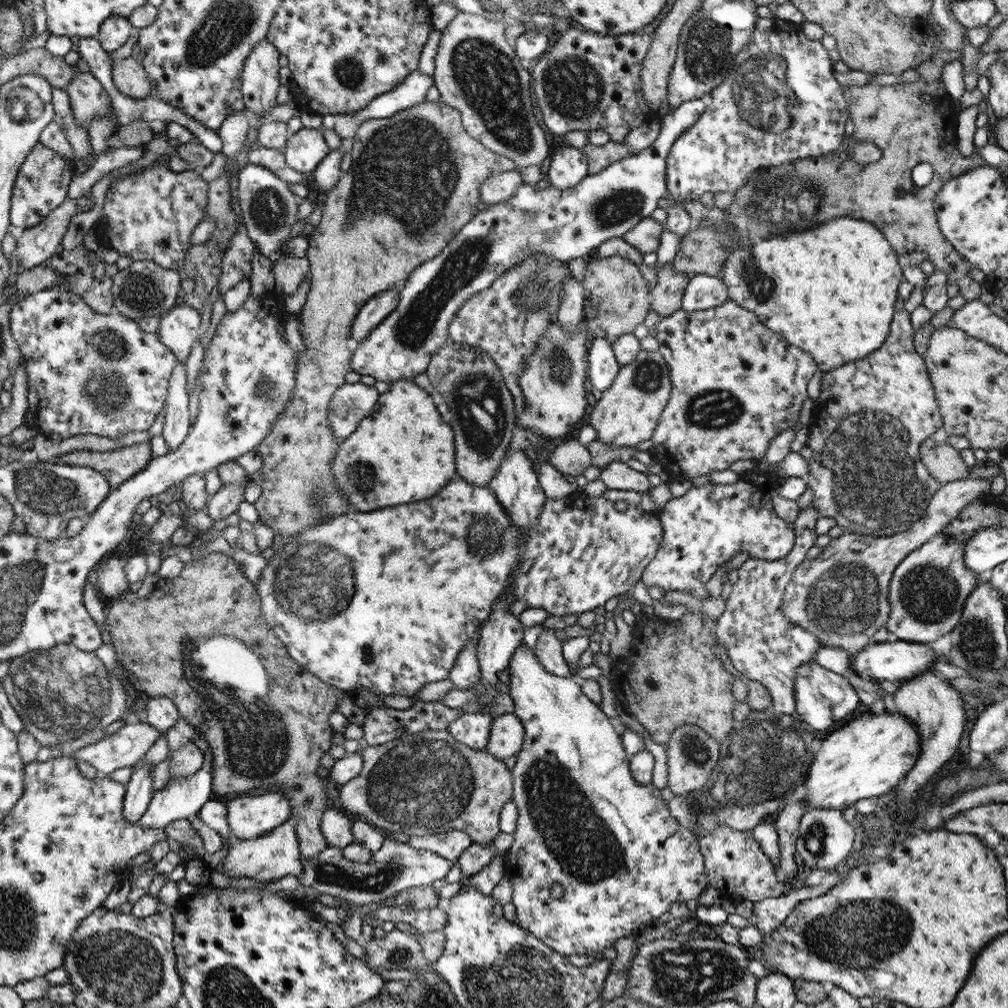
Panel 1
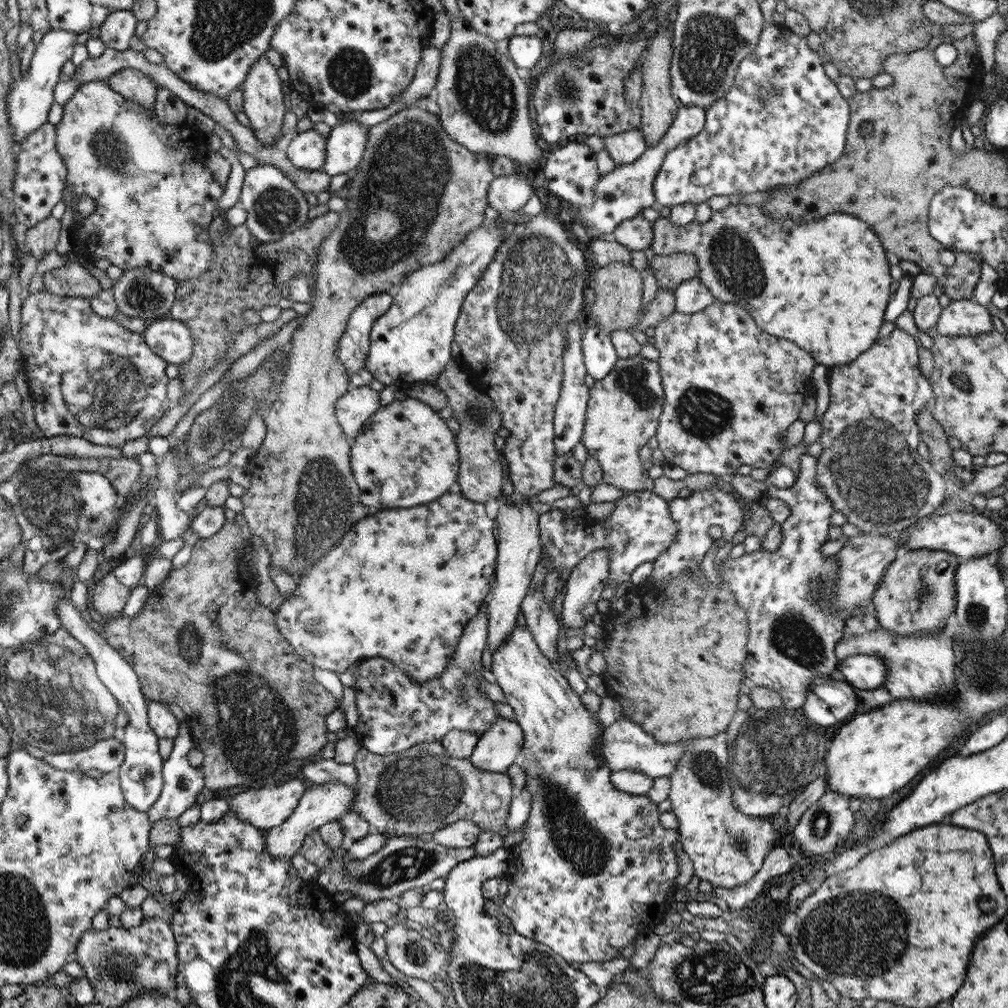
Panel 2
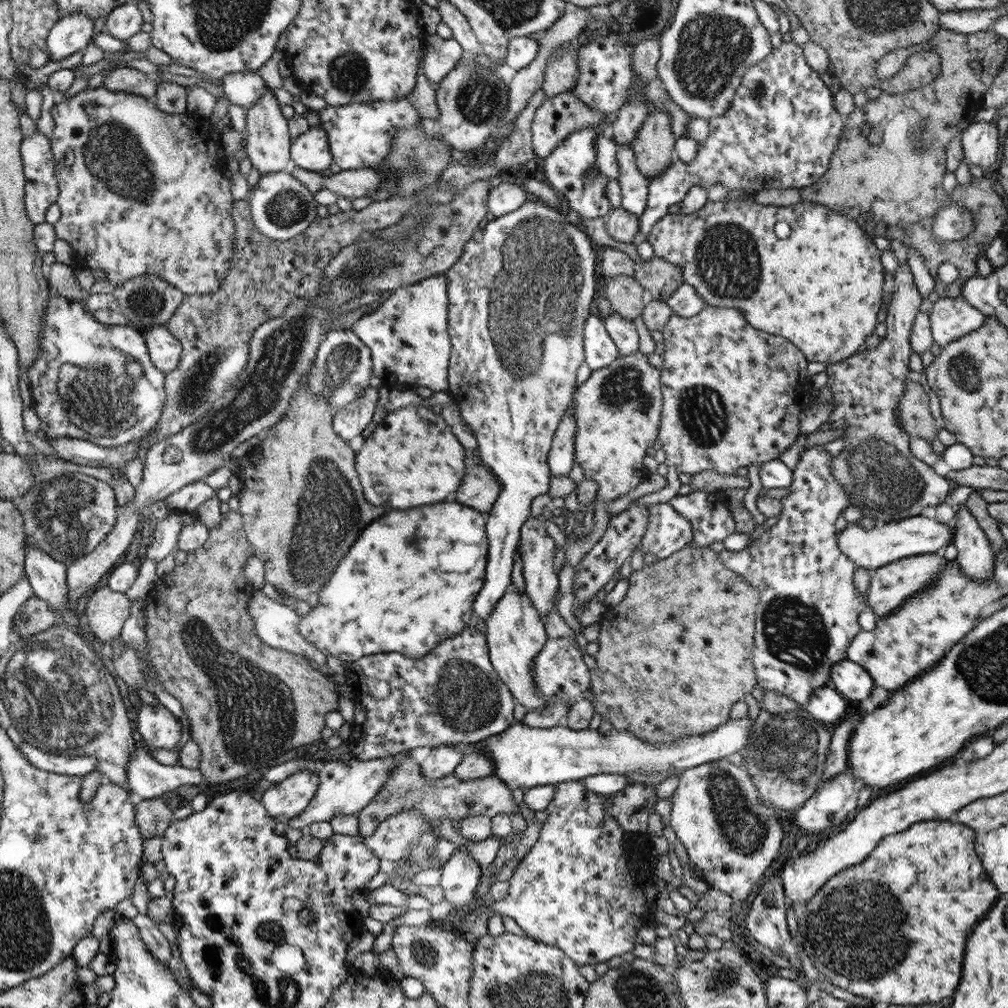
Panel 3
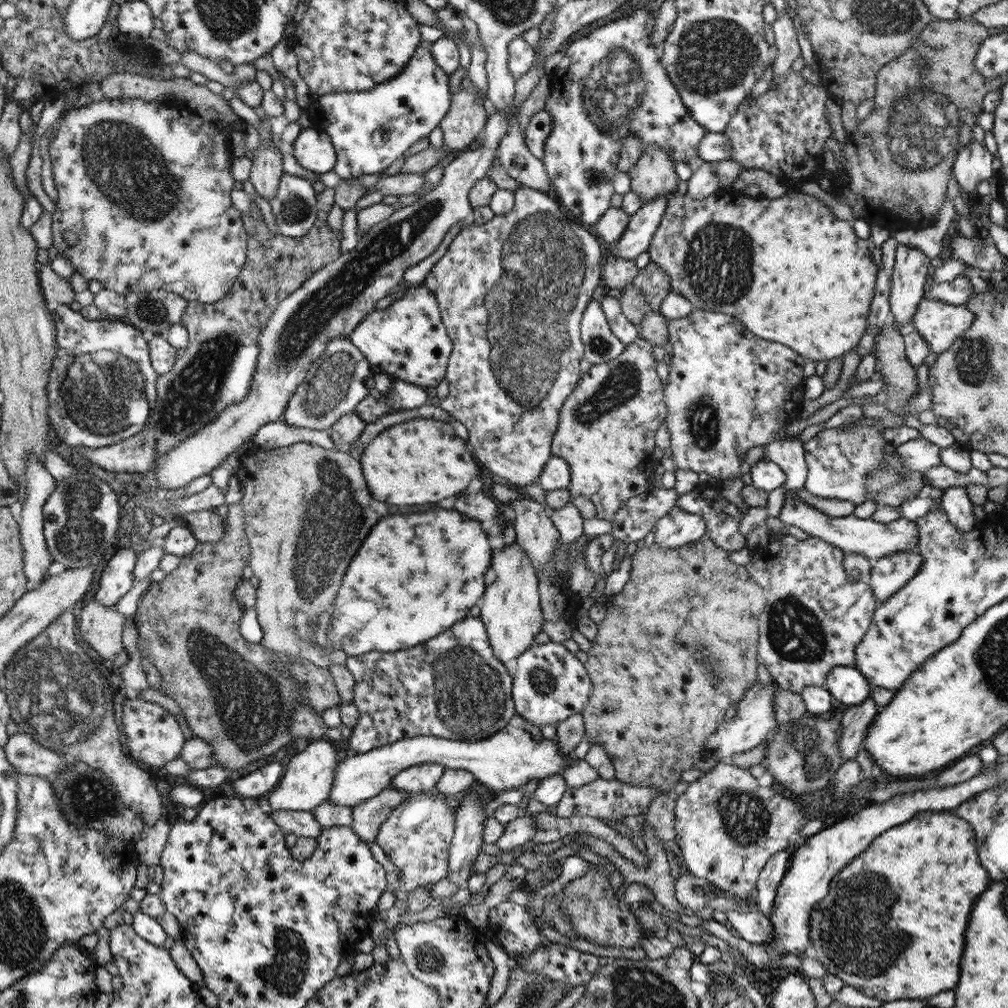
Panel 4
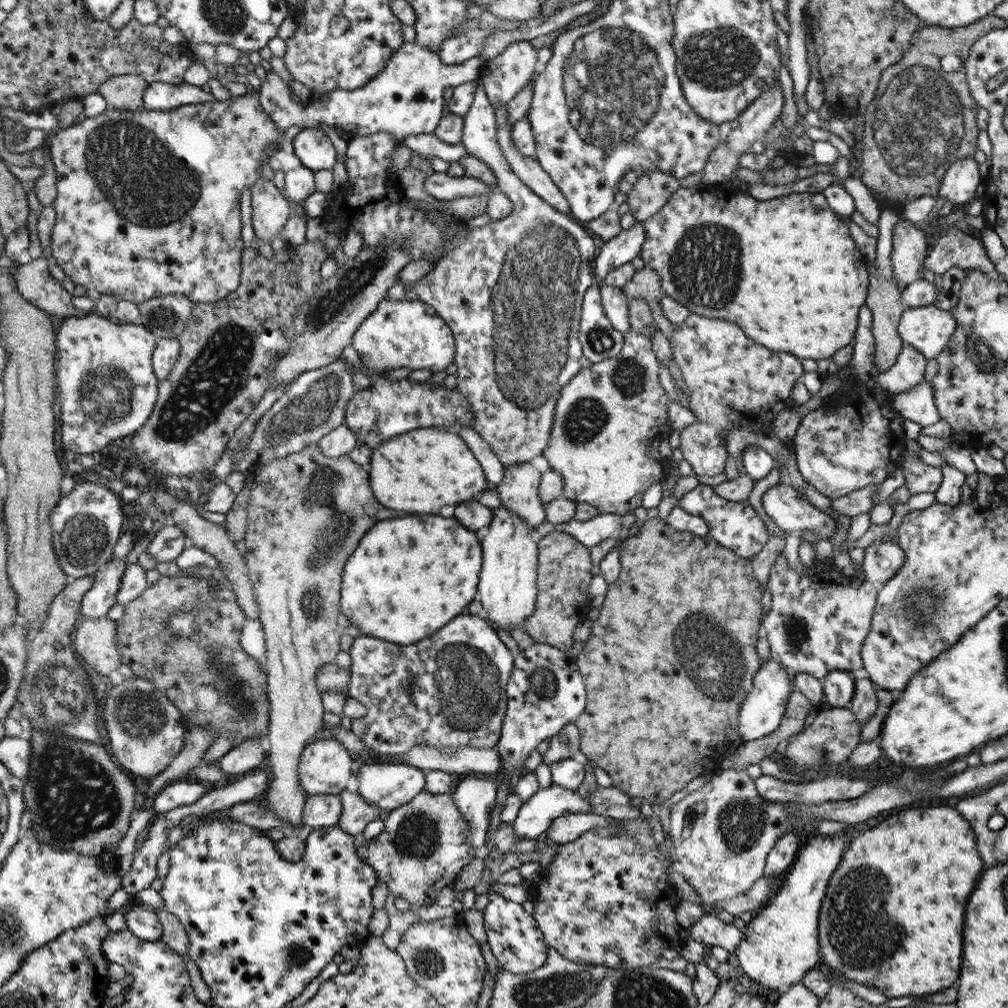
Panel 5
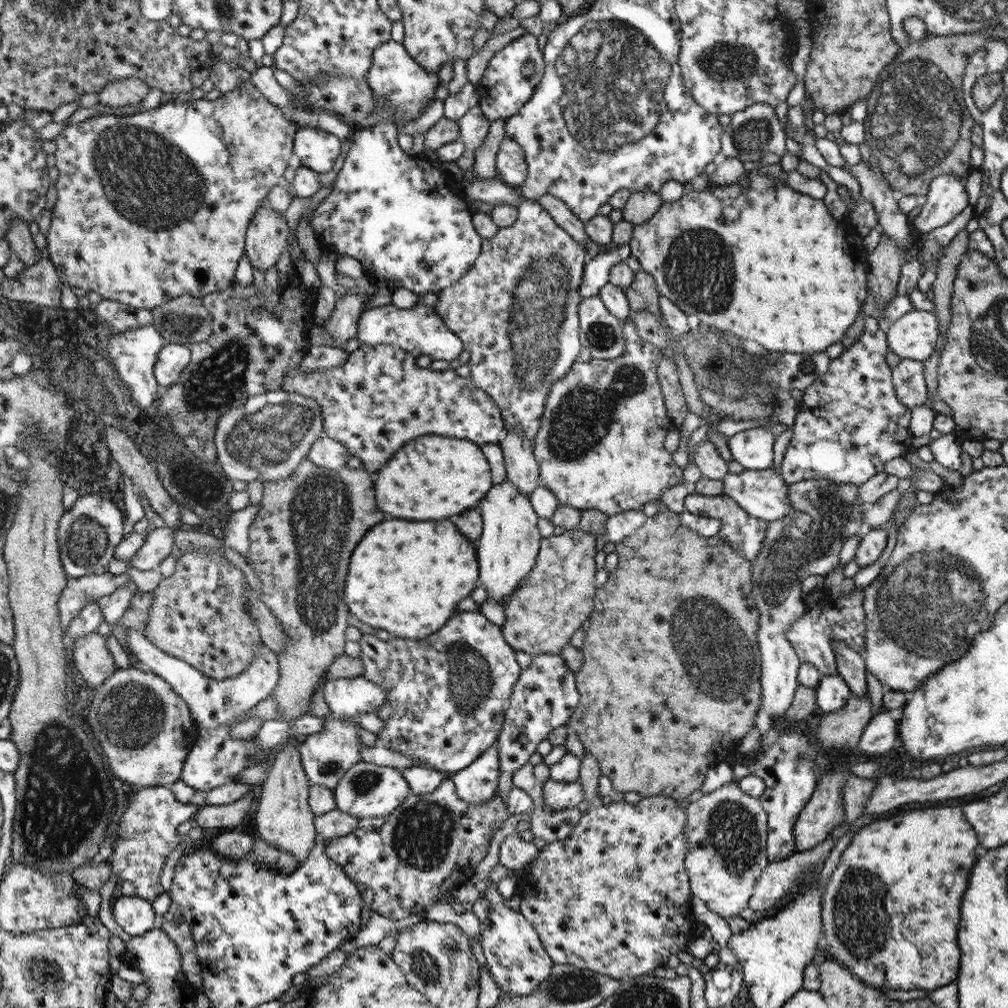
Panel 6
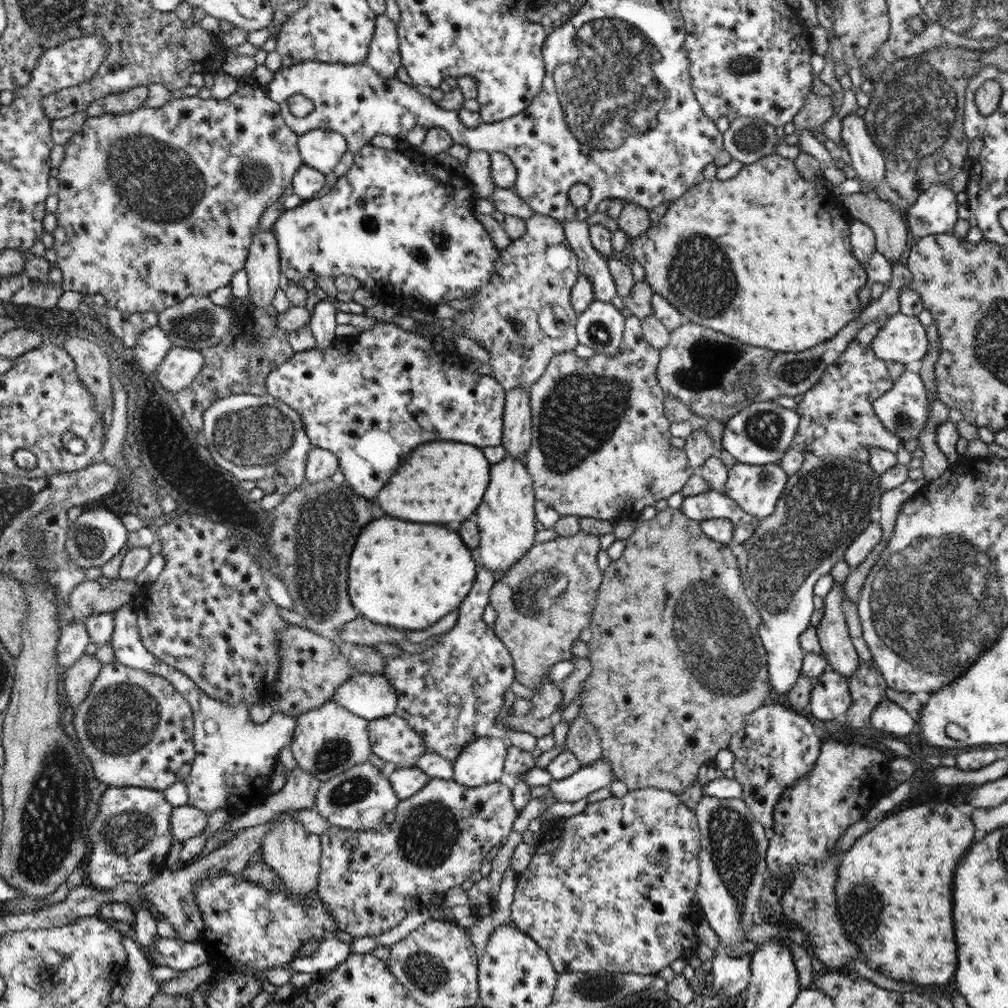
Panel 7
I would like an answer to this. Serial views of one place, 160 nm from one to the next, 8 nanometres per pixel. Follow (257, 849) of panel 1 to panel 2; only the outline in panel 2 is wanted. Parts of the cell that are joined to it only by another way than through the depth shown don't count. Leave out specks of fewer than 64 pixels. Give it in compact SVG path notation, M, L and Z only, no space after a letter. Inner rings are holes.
M334 781L308 787L305 790L304 796L301 797L296 812L280 826L267 830L265 846L269 854L273 856L273 859L291 862L292 857L298 854L304 840L308 836L316 834L318 828L321 828L323 824L339 820L348 813L349 808L353 806L355 798L357 797L355 785L347 785L340 781Z

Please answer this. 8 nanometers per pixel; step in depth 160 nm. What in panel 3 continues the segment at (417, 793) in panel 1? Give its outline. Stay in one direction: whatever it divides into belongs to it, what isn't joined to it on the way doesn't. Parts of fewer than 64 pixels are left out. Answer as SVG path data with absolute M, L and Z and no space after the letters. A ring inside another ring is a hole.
M409 756L401 762L390 775L380 792L365 806L357 817L359 820L359 832L362 838L374 835L375 830L382 821L398 813L419 810L427 821L438 823L444 818L488 817L506 813L513 816L514 812L520 812L514 803L508 785L496 775L478 778L476 780L460 780L453 774L447 774L444 778L425 778L421 774L418 762Z

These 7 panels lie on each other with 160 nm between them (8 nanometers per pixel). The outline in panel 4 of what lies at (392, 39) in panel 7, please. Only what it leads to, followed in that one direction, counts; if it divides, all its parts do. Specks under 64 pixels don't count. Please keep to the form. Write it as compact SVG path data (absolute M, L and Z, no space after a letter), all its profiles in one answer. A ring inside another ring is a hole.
M418 45L405 64L404 72L385 84L364 92L328 93L313 97L309 110L322 120L322 128L337 147L338 163L333 171L342 179L352 179L362 174L376 174L388 168L420 138L427 137L445 117L451 105L449 75L434 60L431 50Z

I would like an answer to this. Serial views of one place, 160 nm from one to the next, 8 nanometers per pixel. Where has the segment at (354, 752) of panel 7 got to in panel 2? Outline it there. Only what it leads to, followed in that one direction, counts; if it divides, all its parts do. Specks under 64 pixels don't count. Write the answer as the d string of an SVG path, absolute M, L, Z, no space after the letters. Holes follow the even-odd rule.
M301 777L281 784L273 782L230 798L229 808L252 826L273 829L296 812L307 788L307 782Z

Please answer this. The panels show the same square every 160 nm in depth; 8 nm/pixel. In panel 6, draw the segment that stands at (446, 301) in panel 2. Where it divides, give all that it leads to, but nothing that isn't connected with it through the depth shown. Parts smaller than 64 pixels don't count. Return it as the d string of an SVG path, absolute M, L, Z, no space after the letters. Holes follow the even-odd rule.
M392 303L368 309L362 314L357 330L357 339L367 345L394 345L412 354L414 358L430 356L432 362L446 360L452 362L463 351L461 341L432 306L417 304L410 309L400 309Z

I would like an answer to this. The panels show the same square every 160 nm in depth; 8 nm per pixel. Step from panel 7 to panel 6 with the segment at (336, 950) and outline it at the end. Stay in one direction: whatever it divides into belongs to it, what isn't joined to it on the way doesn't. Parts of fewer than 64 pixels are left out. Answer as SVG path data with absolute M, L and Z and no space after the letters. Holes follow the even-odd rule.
M367 887L363 901L370 905L370 921L368 921L365 927L361 927L351 941L344 941L343 944L338 946L338 950L345 950L347 951L347 954L352 948L378 945L383 938L386 938L386 936L391 934L393 931L400 932L405 930L407 927L412 927L413 925L426 920L425 909L420 911L418 910L414 914L408 916L408 918L402 918L402 920L392 920L386 916L374 913L372 910L372 904L374 902L374 892L372 892L372 888Z

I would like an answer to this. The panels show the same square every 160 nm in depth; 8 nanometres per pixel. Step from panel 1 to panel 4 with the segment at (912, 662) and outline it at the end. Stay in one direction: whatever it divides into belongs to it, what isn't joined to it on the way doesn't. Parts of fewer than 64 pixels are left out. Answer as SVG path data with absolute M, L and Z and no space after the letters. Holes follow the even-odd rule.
M835 666L828 673L824 686L837 701L849 706L860 704L872 691L870 681L851 666Z

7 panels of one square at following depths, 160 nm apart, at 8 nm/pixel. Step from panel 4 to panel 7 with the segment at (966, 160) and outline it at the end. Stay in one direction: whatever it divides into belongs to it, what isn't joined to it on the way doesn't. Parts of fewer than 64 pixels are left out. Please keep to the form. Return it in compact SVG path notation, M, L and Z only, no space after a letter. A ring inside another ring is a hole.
M933 184L903 215L910 232L914 236L925 237L952 232L959 219L958 206L956 193L950 184Z

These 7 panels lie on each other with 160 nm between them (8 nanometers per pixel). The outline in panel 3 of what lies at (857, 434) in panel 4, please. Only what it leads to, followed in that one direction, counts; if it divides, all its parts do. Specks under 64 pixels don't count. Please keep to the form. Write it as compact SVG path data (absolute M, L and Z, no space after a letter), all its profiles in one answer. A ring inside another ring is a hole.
M817 444L807 448L799 458L796 468L793 470L793 481L789 486L790 492L781 499L783 505L779 514L779 521L770 527L768 531L762 533L759 539L755 539L747 545L742 551L728 551L723 549L719 555L721 561L735 573L743 576L756 590L760 597L756 609L755 618L755 634L754 648L752 651L752 662L757 676L758 686L768 691L776 691L792 698L797 704L807 704L808 699L812 696L814 690L830 684L831 668L837 663L847 658L847 650L852 643L852 639L862 631L858 623L860 612L869 609L868 604L864 601L867 599L864 593L859 593L853 583L853 574L855 573L856 565L839 549L837 543L837 530L835 527L836 519L842 512L848 508L848 496L844 494L840 481L832 474L831 463L833 456L830 455L824 445Z

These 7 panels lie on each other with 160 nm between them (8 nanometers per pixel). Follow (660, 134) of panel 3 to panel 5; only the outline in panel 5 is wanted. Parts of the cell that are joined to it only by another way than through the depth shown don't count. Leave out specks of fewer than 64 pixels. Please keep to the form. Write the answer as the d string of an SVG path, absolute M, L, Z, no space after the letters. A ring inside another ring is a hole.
M649 170L639 174L639 179L627 194L630 213L636 221L654 216L668 201L670 195L680 188L677 178L661 170Z

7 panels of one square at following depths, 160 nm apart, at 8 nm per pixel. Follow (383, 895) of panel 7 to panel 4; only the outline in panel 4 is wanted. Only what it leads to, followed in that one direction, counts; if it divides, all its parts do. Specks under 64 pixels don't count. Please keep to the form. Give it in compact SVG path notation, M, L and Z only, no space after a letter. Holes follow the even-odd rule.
M420 792L402 801L381 825L375 844L402 873L402 889L406 892L420 886L429 888L448 875L448 847L455 832L454 809L442 795Z

